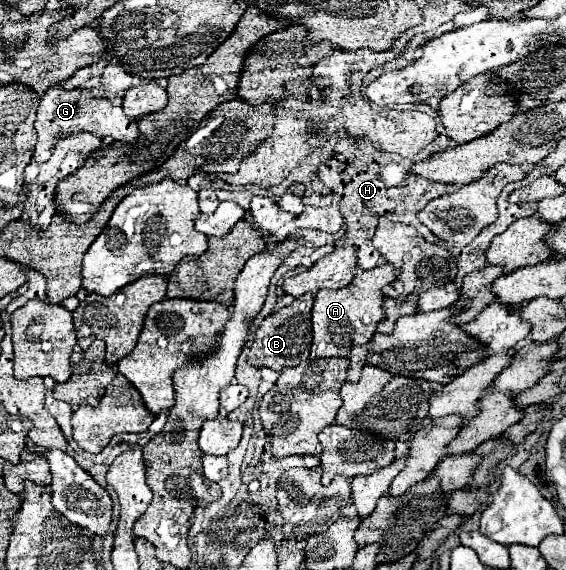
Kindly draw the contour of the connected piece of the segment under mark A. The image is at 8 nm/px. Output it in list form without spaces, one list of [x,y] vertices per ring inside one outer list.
[[[391,264],[377,266],[373,270],[361,272],[349,288],[341,290],[321,290],[315,296],[313,306],[313,346],[311,346],[311,358],[329,358],[329,356],[341,356],[347,358],[351,354],[351,348],[357,344],[367,344],[377,324],[385,320],[385,308],[383,308],[383,286],[391,284],[395,280],[395,268]]]

